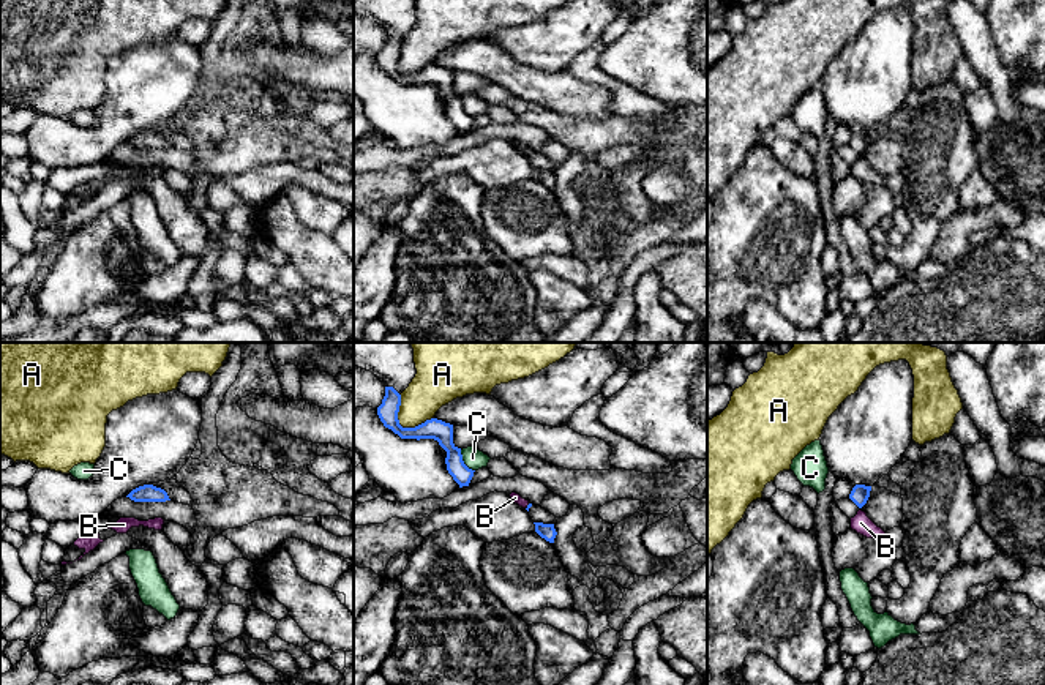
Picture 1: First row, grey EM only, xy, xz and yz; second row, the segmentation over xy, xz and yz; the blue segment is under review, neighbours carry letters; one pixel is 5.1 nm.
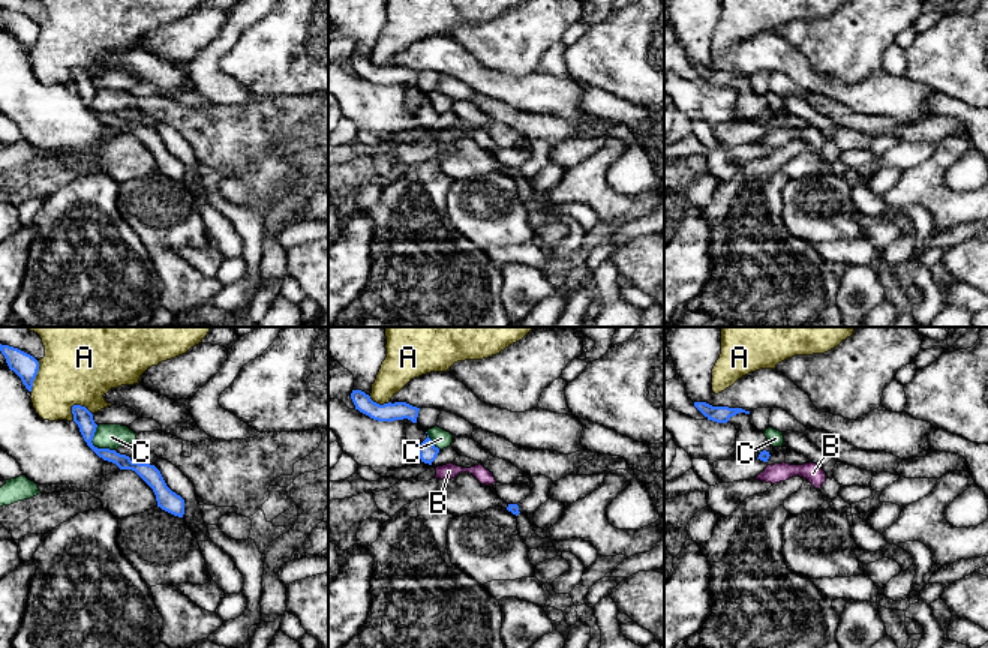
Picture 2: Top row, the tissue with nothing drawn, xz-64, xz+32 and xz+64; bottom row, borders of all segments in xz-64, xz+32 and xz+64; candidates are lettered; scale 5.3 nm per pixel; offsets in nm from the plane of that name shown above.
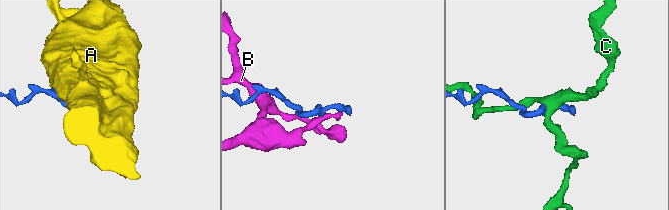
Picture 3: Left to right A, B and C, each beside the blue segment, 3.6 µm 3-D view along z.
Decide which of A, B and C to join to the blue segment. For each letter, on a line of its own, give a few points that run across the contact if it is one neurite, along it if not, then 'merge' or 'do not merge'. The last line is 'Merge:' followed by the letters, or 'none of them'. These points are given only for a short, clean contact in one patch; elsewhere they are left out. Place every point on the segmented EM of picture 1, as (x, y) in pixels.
A: do not merge
B: line xz (529, 504), (526, 509); do not merge
C: line xz (460, 450), (461, 460), (474, 471); do not merge
Merge: none of them

